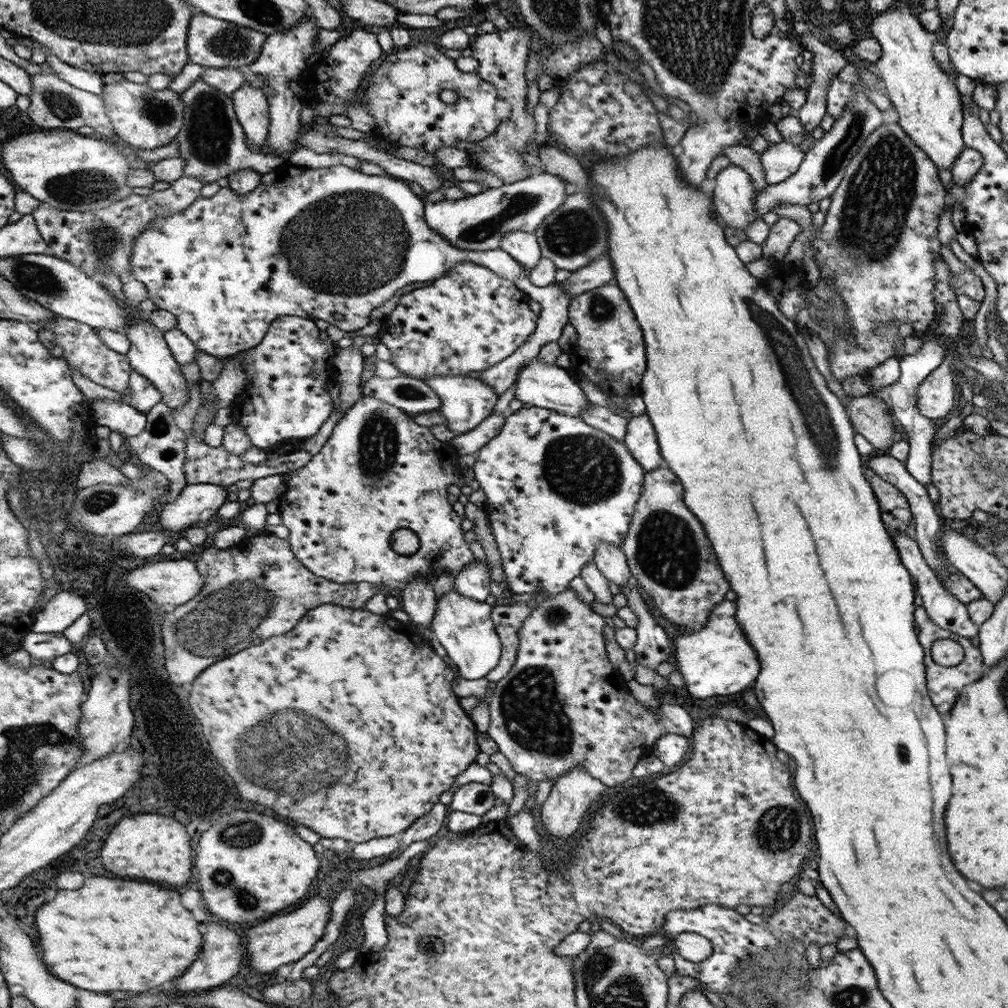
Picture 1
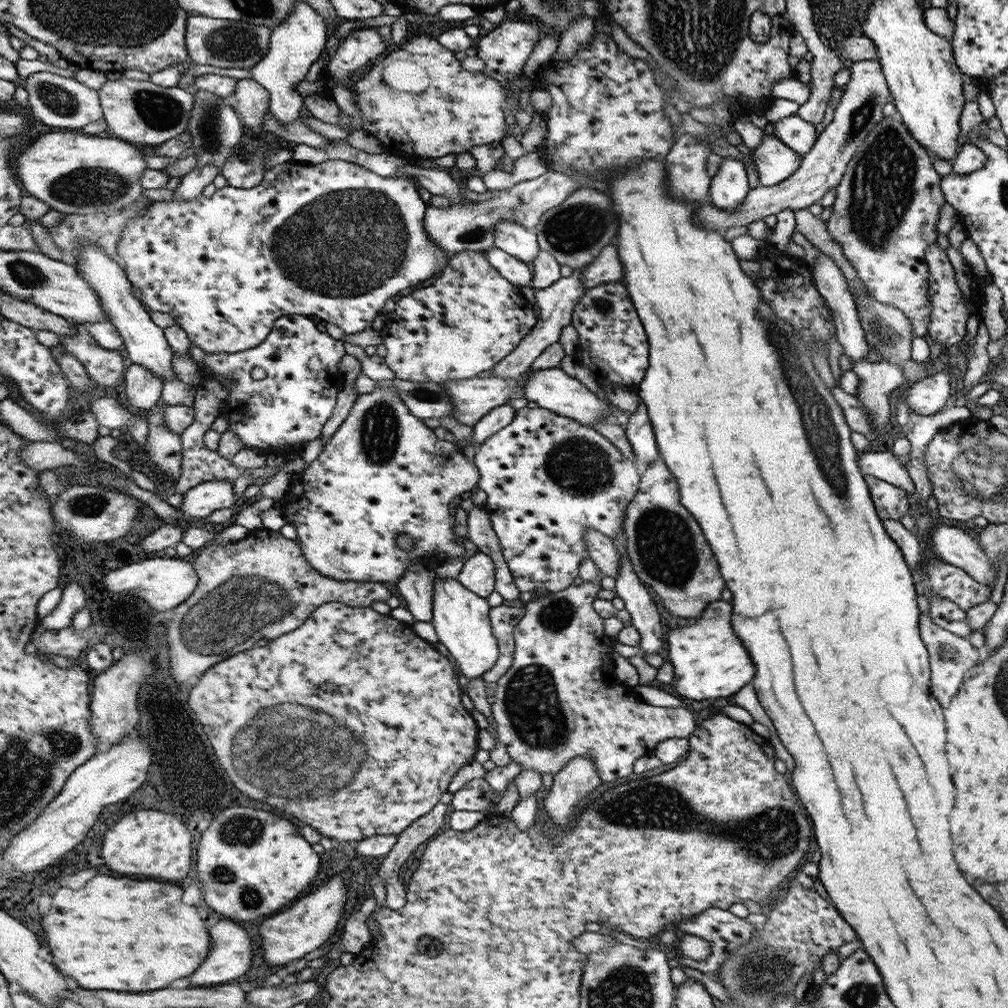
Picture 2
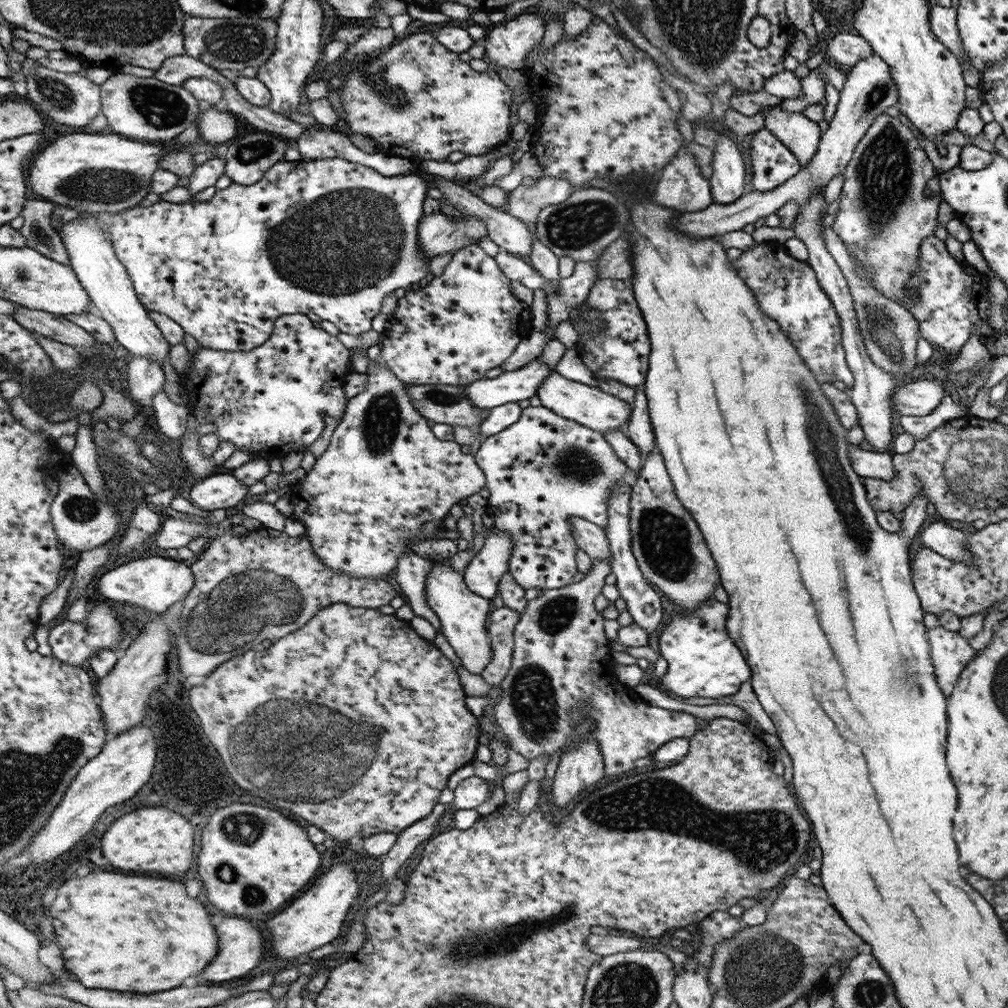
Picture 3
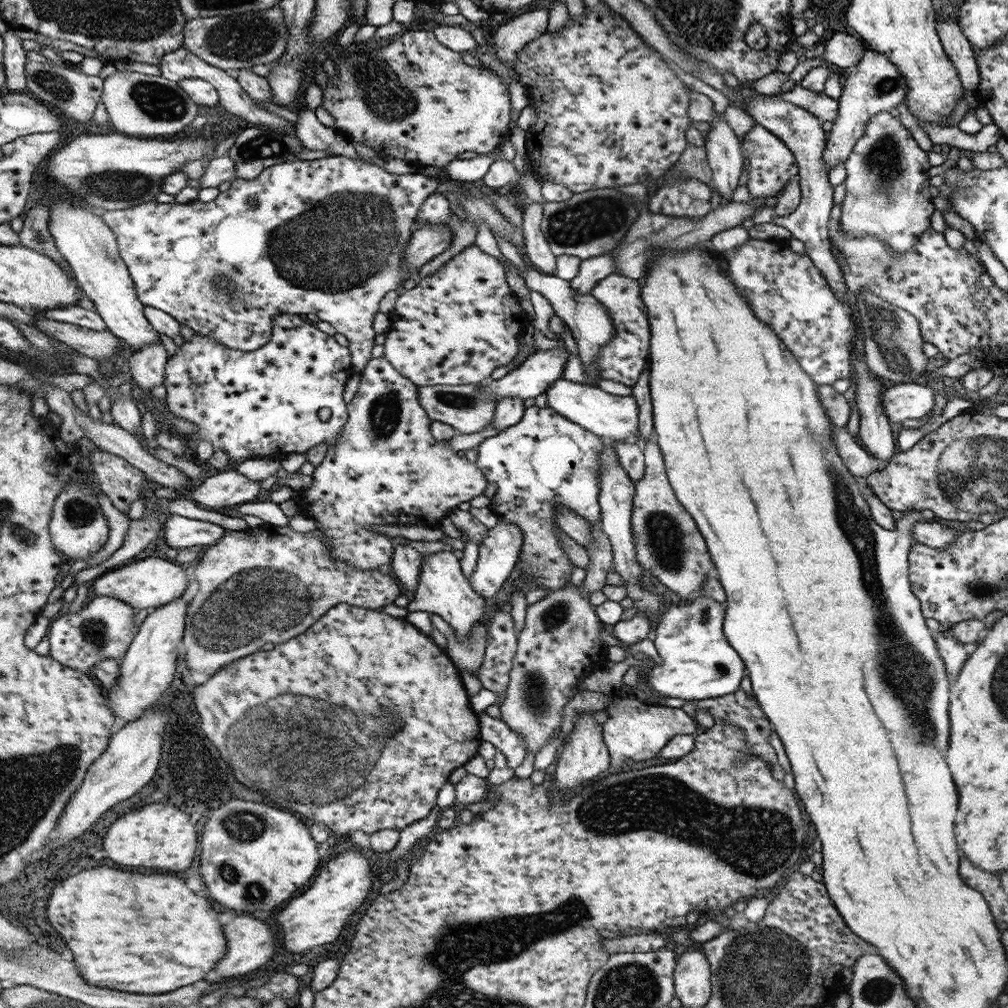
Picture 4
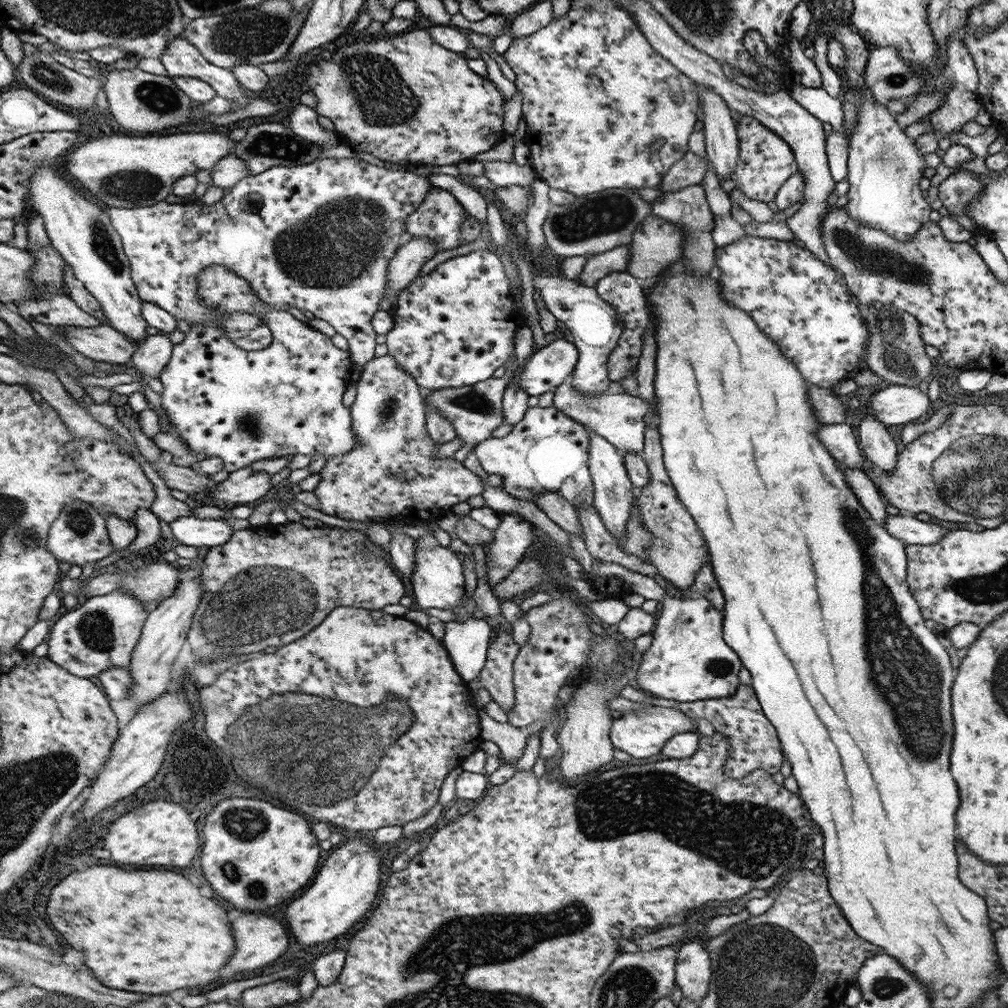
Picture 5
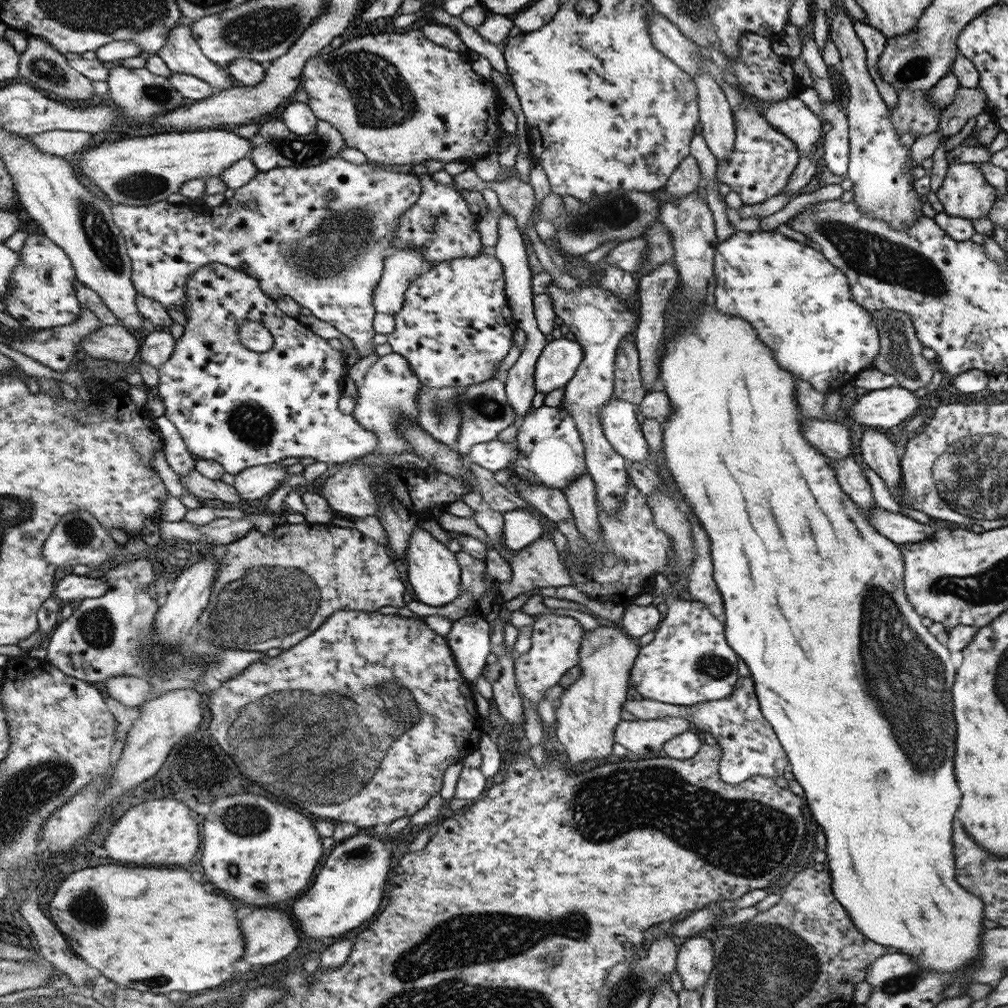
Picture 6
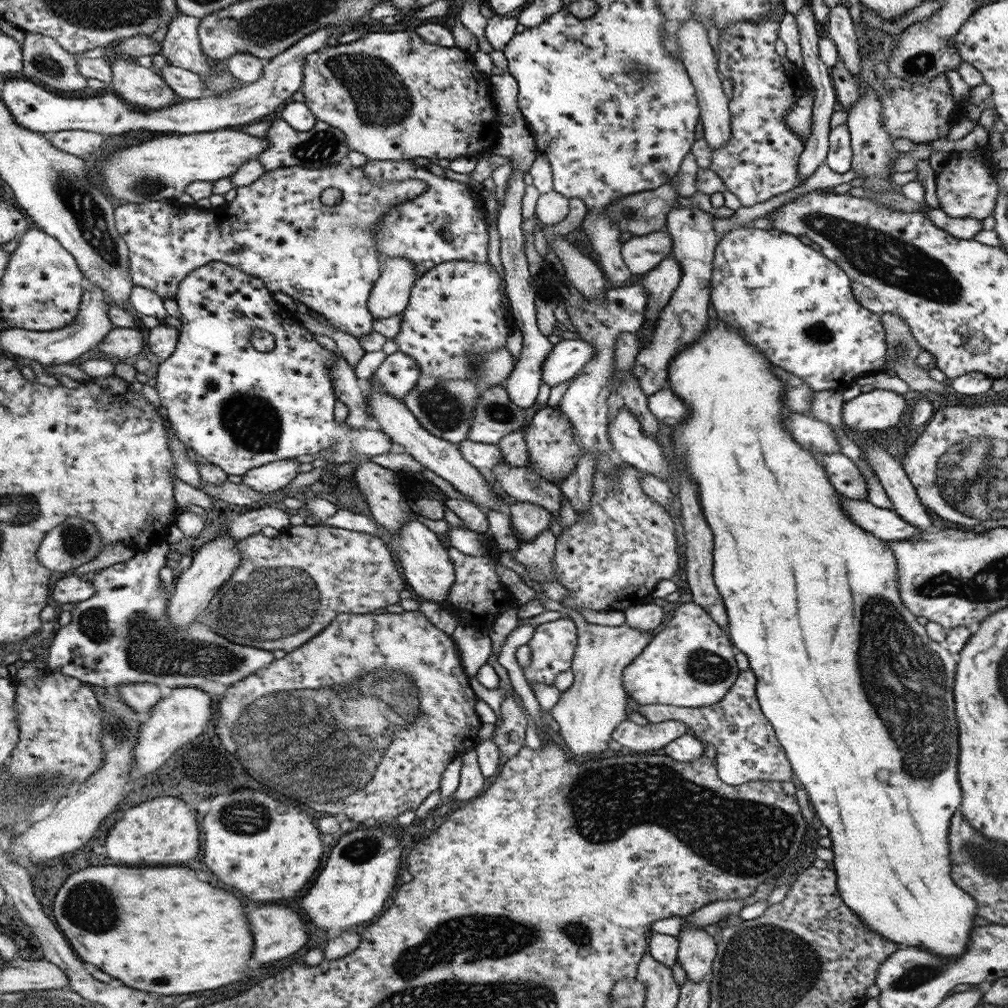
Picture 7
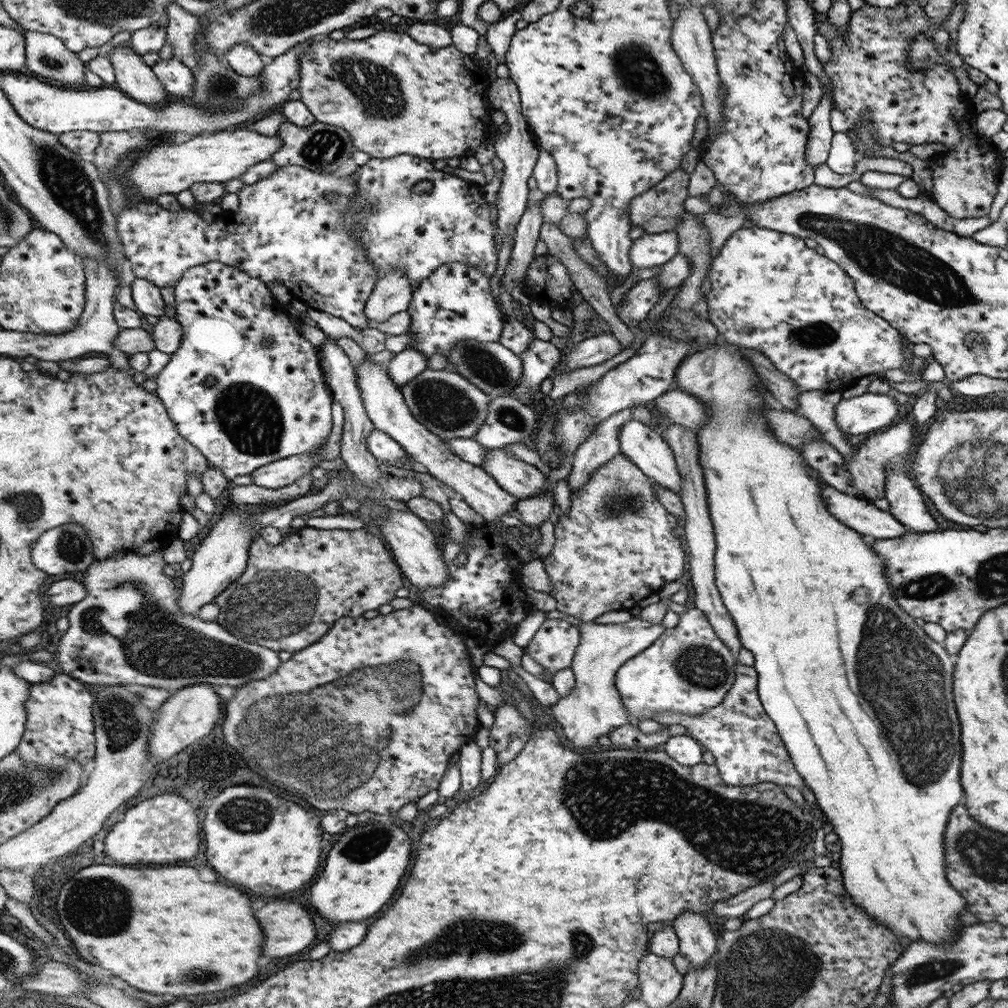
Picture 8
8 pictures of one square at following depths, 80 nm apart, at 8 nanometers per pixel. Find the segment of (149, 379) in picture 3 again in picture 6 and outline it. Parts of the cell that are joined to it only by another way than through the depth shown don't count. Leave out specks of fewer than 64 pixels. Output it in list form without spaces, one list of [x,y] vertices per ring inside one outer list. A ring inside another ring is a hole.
[[[152,329],[141,336],[140,358],[158,370],[169,359],[174,347],[175,339],[170,330]]]

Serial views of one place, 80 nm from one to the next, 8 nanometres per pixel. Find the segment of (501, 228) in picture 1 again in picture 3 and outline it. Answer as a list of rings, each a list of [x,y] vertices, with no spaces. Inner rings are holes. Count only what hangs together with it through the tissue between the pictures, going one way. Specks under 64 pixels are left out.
[[[542,176],[534,185],[520,185],[508,192],[505,209],[522,222],[536,223],[542,207],[565,201],[576,190],[565,178]],[[442,212],[426,214],[418,224],[418,242],[430,260],[438,255],[478,245],[487,236],[486,221],[476,216],[448,217]]]

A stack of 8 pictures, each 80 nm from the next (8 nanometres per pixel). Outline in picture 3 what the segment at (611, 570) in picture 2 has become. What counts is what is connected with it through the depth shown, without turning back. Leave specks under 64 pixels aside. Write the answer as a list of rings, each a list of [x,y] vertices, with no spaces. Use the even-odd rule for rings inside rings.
[[[572,518],[572,530],[578,548],[582,549],[591,559],[602,559],[611,562],[611,550],[606,533],[583,518]]]

